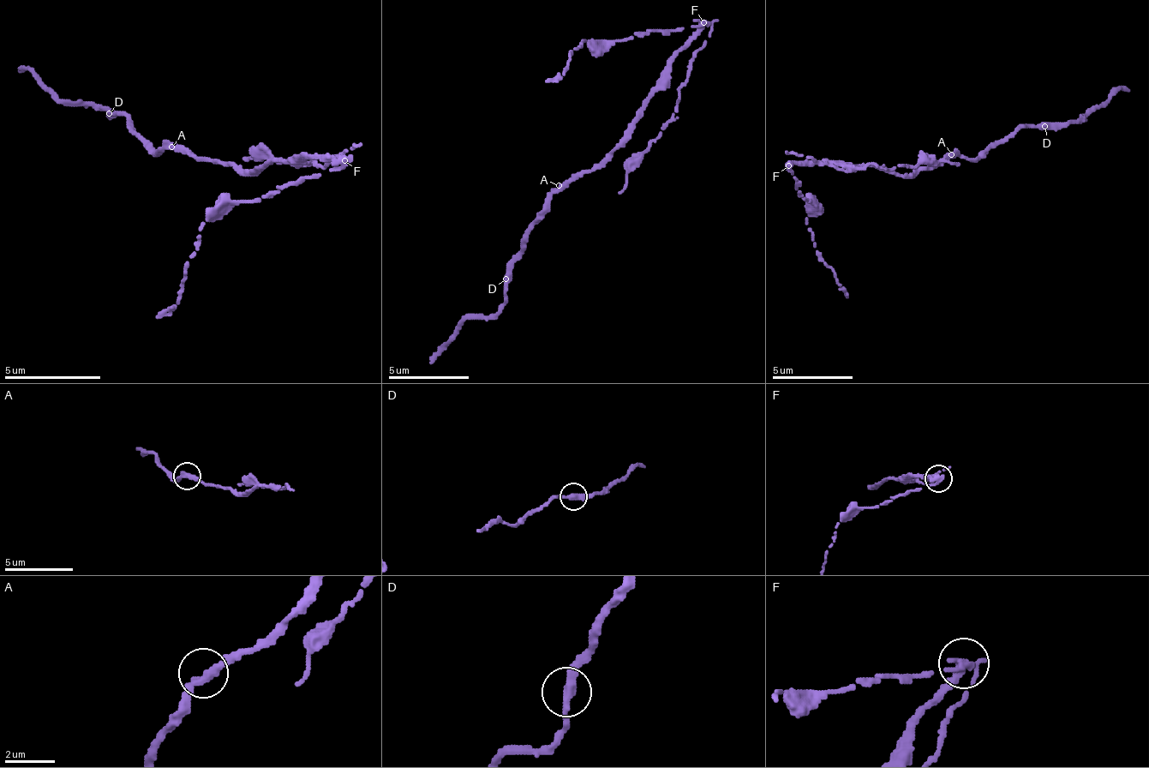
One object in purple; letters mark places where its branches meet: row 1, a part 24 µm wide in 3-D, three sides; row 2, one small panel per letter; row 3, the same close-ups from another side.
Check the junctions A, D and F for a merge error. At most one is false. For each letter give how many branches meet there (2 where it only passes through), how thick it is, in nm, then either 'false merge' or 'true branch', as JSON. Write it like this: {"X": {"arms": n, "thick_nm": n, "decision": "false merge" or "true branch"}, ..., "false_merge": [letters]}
{"A": {"arms": 2, "thick_nm": 360, "decision": "true branch"}, "D": {"arms": 2, "thick_nm": 360, "decision": "true branch"}, "F": {"arms": 2, "thick_nm": 360, "decision": "false merge"}, "false_merge": ["F"]}

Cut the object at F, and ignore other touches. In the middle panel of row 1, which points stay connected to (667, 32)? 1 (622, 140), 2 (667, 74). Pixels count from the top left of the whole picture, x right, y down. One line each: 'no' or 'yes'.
1: no
2: no

